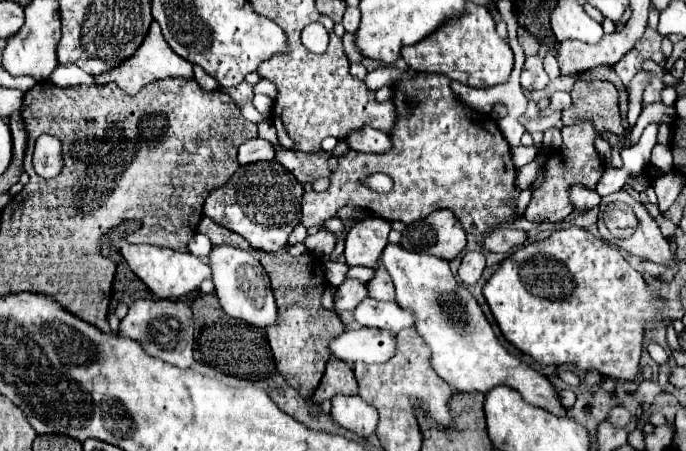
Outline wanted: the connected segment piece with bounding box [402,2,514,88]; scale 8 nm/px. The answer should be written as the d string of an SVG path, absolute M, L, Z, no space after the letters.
M472 2L466 4L462 20L450 20L450 24L442 24L434 36L426 36L426 40L402 48L402 58L416 72L444 74L472 88L490 88L506 82L514 66L514 54L508 42L498 36L492 14L486 6L476 6Z

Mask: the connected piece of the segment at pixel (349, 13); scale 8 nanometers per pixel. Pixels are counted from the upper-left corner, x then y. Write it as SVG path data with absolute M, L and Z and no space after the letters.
M346 8L342 24L344 24L346 32L356 32L356 28L360 24L360 10L358 8Z

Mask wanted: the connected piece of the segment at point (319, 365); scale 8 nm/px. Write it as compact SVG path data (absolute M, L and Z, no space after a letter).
M204 216L200 220L198 232L206 234L214 246L230 244L230 246L236 246L240 250L250 252L254 258L260 260L260 264L264 266L264 270L270 276L276 306L278 306L278 320L274 322L274 326L266 328L268 344L272 348L276 368L292 388L296 388L306 400L310 400L314 388L318 386L318 382L324 374L324 366L330 360L328 342L334 340L334 336L344 332L344 324L338 318L338 314L334 314L322 306L322 292L328 286L328 280L322 274L324 272L322 258L316 254L310 254L310 252L306 252L308 256L304 254L304 256L294 258L288 252L268 254L262 250L254 250L240 234L218 226L208 216Z

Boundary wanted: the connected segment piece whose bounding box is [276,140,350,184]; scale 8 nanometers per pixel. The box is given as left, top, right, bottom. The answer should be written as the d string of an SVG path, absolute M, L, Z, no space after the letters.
M340 140L334 148L334 152L316 152L316 154L306 154L306 152L296 152L296 150L286 150L286 148L278 148L276 150L276 160L286 166L300 184L312 182L316 178L328 176L328 160L332 156L342 156L346 154L350 148Z

